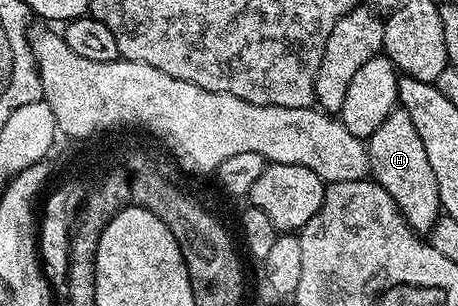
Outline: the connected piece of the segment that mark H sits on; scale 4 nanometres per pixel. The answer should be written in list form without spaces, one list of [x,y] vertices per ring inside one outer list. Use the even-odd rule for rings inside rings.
[[[400,106],[394,108],[383,126],[379,126],[379,130],[369,136],[367,147],[372,179],[383,186],[387,194],[391,194],[414,232],[427,234],[435,226],[438,216],[442,215],[441,199],[431,161],[427,159],[427,146],[423,146],[423,138],[419,138],[411,122],[411,114],[407,114]]]

